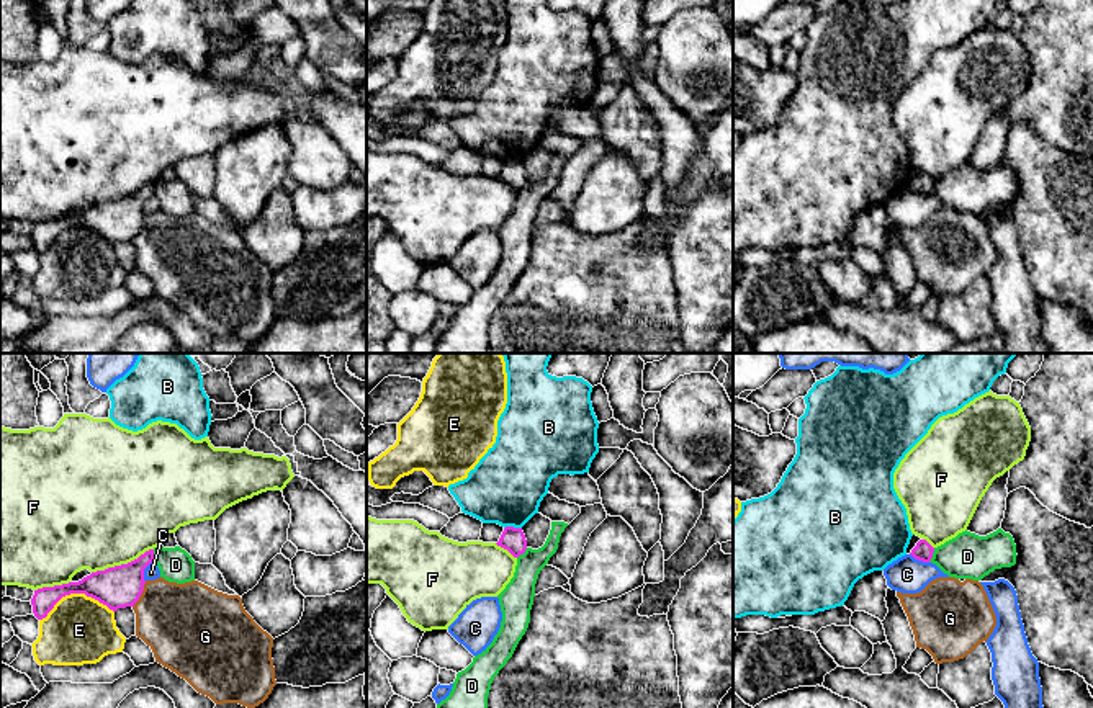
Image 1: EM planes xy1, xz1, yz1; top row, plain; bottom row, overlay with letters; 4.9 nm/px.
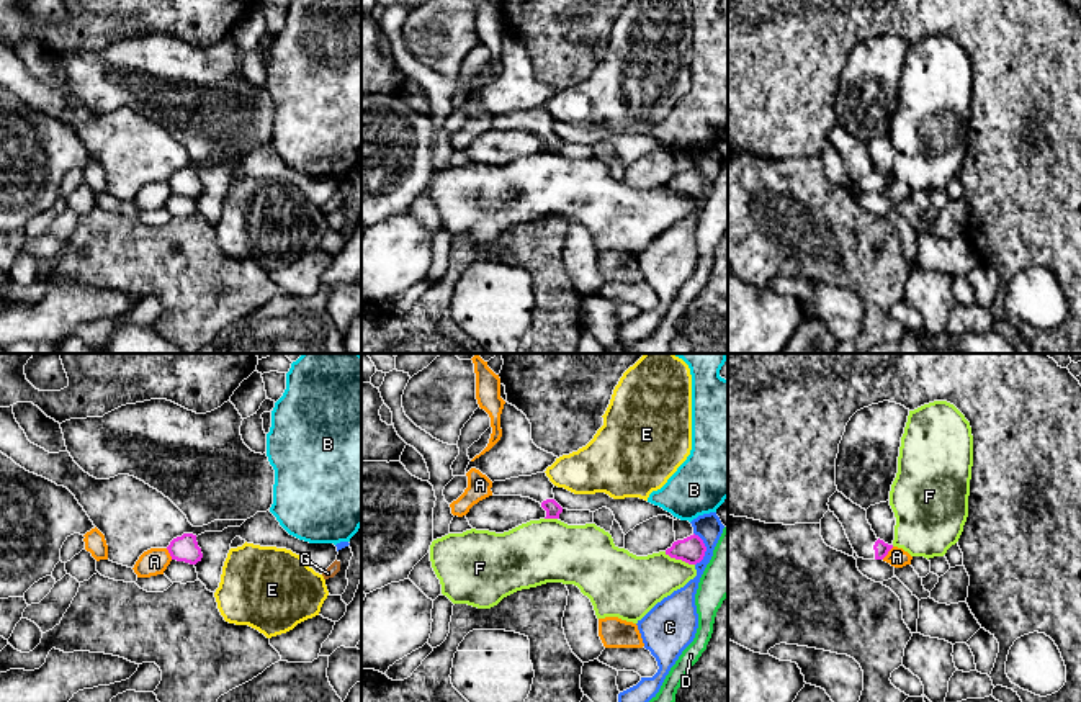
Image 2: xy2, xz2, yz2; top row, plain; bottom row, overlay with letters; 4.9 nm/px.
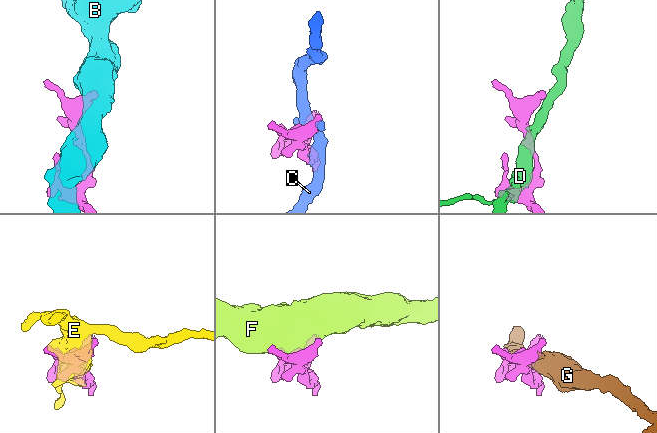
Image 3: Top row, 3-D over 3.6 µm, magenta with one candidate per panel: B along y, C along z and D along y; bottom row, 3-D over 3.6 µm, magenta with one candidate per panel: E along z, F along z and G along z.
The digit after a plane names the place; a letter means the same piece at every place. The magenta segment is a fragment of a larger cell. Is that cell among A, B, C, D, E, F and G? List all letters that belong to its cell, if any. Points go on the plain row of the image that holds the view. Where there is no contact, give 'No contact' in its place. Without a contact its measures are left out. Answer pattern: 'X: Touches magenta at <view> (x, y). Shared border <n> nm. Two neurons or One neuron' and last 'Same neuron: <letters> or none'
A: Touches magenta at yz2 (887, 187). Shared border 90 nm. Two neurons
B: Touches magenta at xz1 (512, 161). Shared border 90 nm. Two neurons
C: Touches magenta at xz2 (705, 182). Shared border 170 nm. Two neurons
D: Touches magenta at yz1 (931, 188). Shared border 80 nm. Two neurons
E: Touches magenta at xy1 (76, 226). Shared border 380 nm. Two neurons
F: Touches magenta at xy1 (121, 198). Shared border 320 nm. Two neurons
G: Touches magenta at xy1 (141, 226). Shared border 150 nm. Two neurons
Same neuron: none

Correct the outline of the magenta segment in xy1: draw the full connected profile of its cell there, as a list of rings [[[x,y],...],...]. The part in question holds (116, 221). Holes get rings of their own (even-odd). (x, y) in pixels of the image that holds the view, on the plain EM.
[[[154,183],[128,198],[92,206],[79,216],[38,222],[31,232],[33,247],[38,253],[46,252],[54,239],[70,227],[85,227],[113,245],[134,240],[144,224],[144,203],[151,196],[154,196]]]

